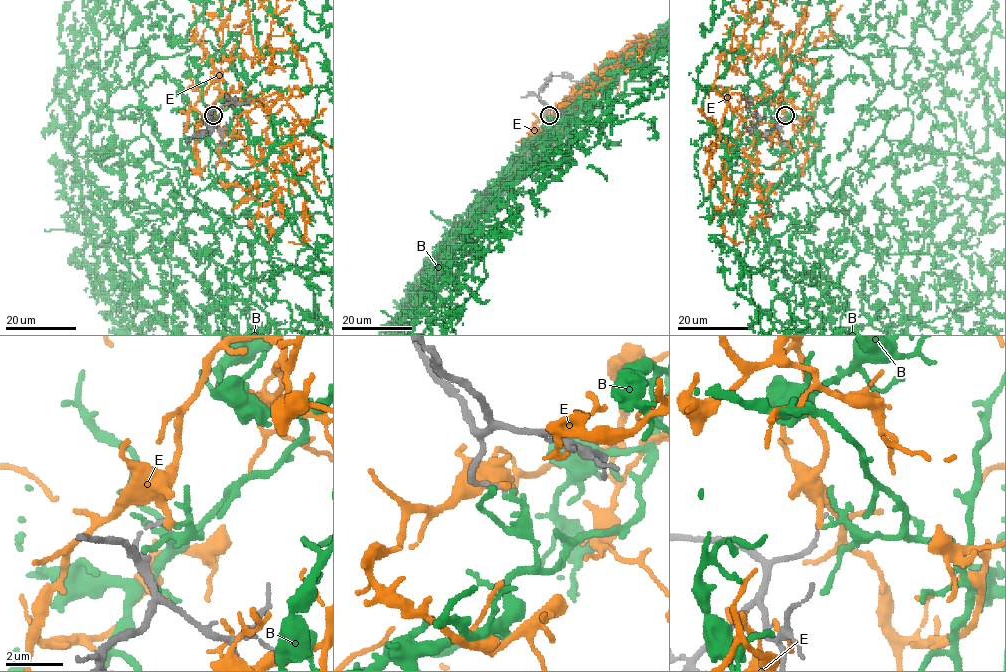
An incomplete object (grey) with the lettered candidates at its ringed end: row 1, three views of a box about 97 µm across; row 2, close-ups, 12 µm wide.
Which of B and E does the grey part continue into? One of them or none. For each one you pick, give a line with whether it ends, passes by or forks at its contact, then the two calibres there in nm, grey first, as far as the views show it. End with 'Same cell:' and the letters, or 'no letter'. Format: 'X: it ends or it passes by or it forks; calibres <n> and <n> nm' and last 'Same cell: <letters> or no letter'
B: it passes by; calibres 110 and 110 nm
Same cell: B

